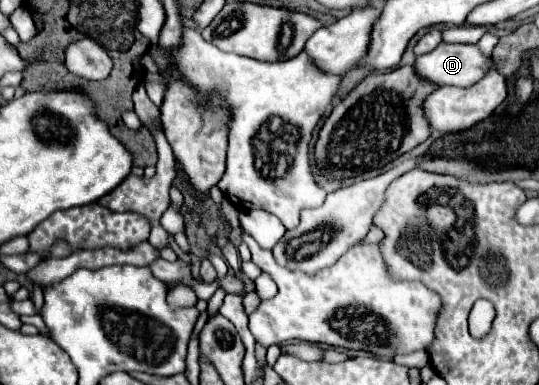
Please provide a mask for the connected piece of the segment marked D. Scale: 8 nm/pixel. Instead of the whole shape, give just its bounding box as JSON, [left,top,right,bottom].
[414,44,494,86]

